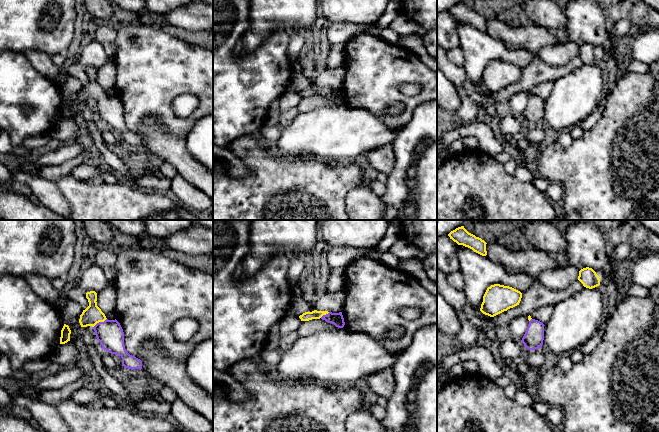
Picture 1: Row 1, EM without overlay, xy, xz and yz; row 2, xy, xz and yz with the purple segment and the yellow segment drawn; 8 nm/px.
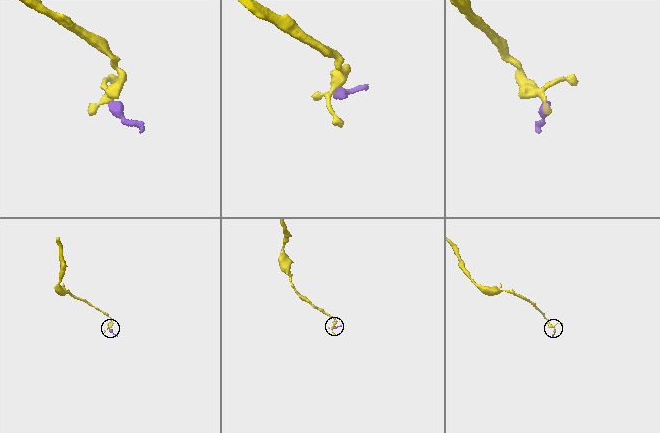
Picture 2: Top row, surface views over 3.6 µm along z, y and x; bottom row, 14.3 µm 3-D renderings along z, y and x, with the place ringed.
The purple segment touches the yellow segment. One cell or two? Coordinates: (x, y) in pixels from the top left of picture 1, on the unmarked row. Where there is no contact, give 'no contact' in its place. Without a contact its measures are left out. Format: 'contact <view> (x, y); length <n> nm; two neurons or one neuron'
contact xy (99, 98); length 130 nm; one neuron

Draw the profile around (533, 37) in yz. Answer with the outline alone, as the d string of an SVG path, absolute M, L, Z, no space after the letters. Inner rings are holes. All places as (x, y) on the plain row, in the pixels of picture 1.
M495 18L486 20L487 33L501 41L508 49L524 48L532 53L545 46L556 46L561 42L548 29L532 23L529 26L512 26Z

